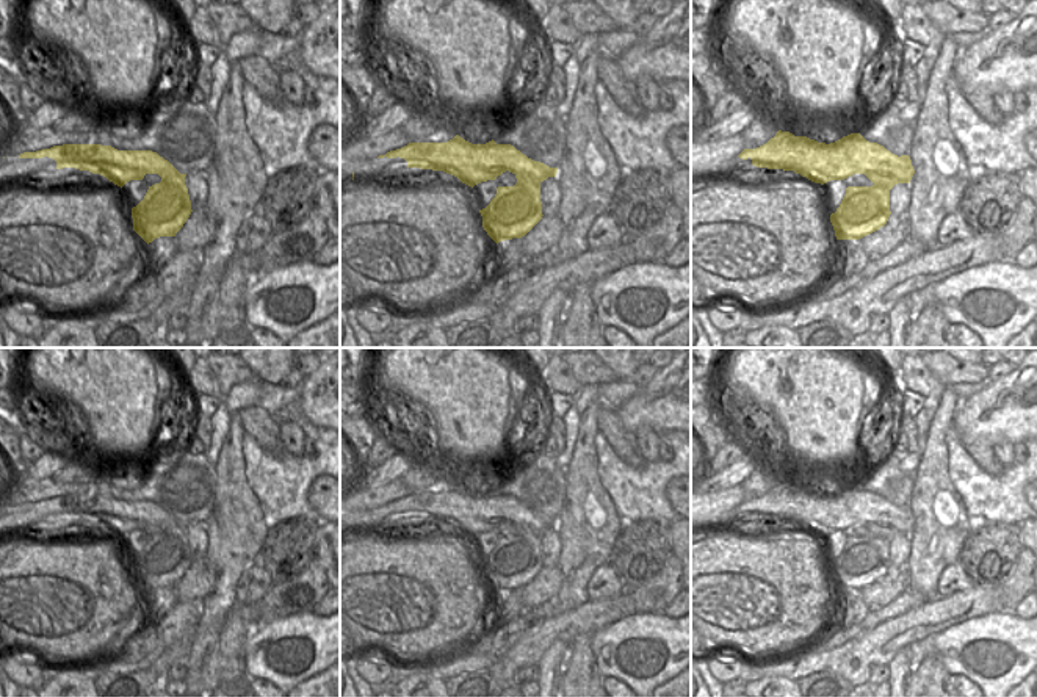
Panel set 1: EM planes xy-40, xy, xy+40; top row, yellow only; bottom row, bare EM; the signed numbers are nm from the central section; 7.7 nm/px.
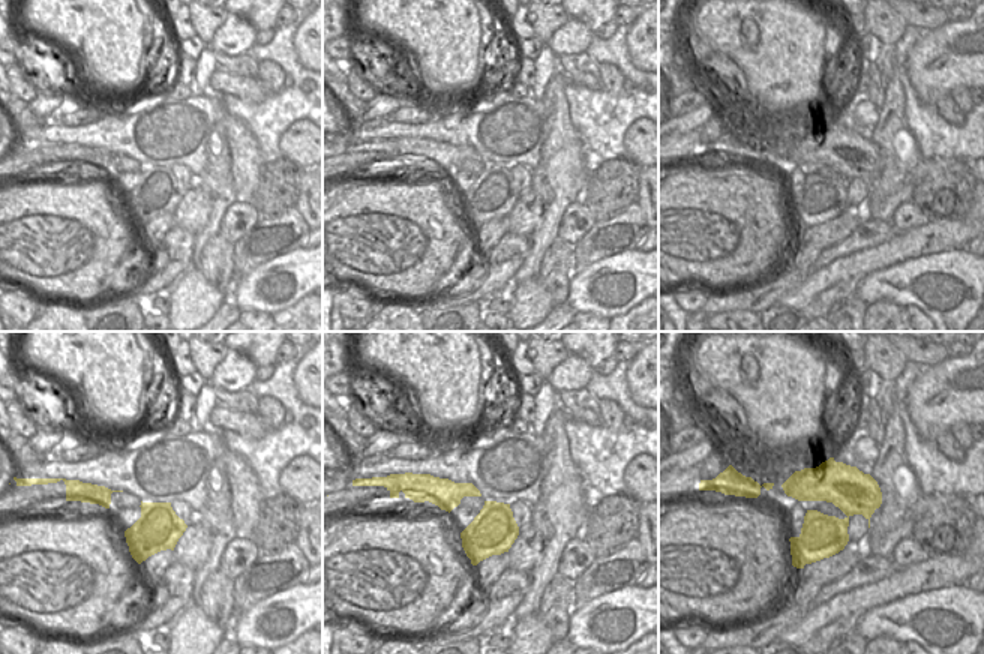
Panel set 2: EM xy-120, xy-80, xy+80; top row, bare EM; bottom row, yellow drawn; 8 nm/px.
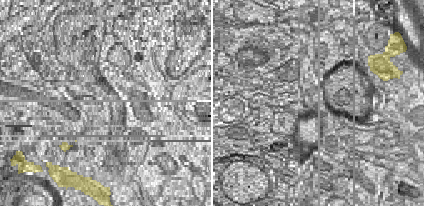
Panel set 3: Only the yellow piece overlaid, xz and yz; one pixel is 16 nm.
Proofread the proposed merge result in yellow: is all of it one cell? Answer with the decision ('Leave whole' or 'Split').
Split.

